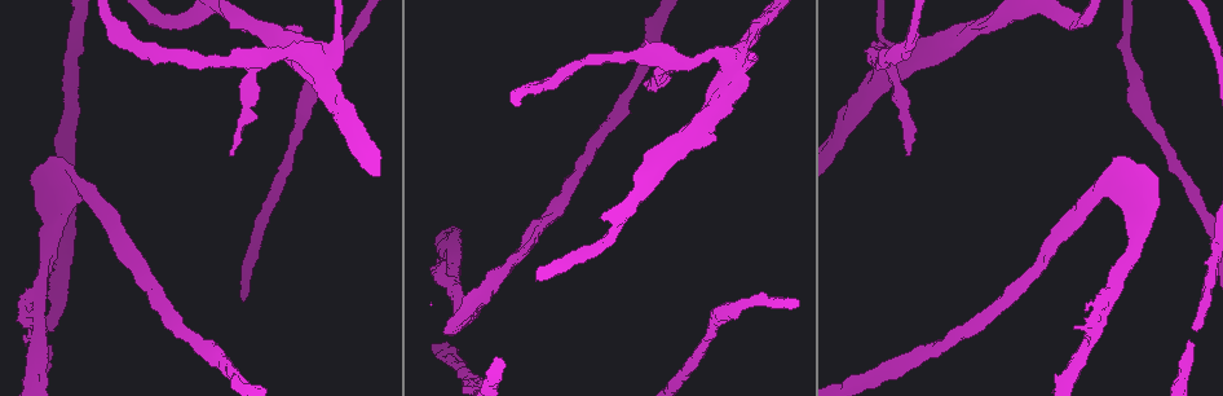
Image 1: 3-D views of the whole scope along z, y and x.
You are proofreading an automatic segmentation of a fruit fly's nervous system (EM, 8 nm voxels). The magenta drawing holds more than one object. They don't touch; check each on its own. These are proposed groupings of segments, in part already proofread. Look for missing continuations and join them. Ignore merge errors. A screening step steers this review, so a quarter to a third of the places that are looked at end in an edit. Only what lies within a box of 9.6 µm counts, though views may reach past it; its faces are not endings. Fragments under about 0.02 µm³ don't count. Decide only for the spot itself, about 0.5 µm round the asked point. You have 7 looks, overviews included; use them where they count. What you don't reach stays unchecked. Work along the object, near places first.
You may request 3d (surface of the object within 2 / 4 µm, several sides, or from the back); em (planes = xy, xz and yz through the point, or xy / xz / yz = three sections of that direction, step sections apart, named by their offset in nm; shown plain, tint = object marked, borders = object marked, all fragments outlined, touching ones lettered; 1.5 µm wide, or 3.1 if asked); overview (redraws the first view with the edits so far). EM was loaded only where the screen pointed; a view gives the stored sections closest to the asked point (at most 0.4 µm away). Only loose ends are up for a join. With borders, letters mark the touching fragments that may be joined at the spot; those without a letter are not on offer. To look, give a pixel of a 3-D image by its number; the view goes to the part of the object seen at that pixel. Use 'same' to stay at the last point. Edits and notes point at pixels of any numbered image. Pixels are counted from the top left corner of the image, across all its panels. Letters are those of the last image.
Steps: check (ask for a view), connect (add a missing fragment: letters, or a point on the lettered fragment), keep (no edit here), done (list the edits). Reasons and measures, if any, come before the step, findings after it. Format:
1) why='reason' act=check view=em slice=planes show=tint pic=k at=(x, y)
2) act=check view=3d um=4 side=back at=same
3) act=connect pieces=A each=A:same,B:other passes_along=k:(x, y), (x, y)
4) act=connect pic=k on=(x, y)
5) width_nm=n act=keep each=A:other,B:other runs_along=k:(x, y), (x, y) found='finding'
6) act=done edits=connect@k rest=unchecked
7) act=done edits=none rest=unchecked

why='an open end' act=check view=em slice=xy step=8 show=borders pic=1 at=(256, 103)

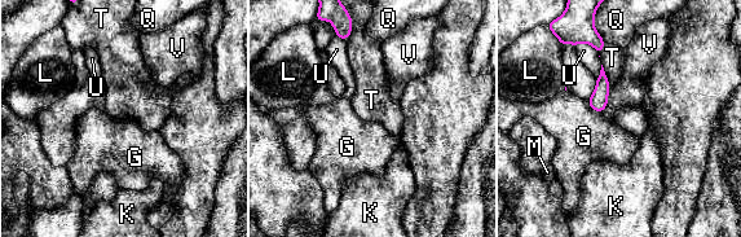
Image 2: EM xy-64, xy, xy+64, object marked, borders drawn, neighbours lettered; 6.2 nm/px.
act=check view=em slice=planes show=borders at=same

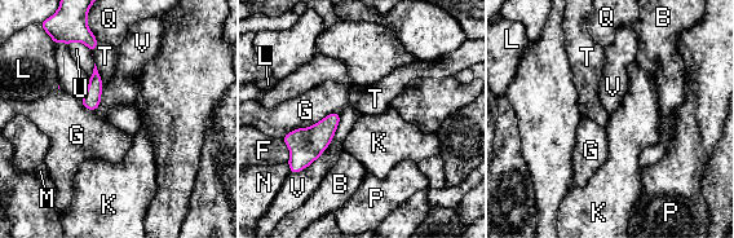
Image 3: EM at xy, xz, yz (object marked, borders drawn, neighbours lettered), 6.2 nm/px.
act=keep each=B:other,F:other,G:other,K:other,L:other,M:other,N:other,P:other,Q:other,T:other,U:other,V:other border=3:(340, 114), (330, 145), (291, 172) found='no lettered fragment goes on from it'

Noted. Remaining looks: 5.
why='an open end' act=check view=3d um=4 pic=1 at=(1122, 158)

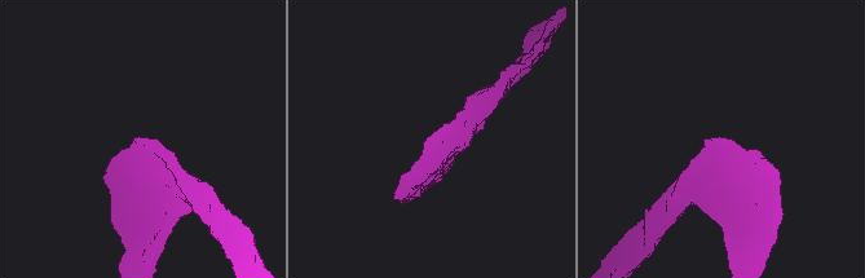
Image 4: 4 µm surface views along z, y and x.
why='now the EM' act=check view=em slice=xy step=8 show=borders pic=4 at=(136, 137)

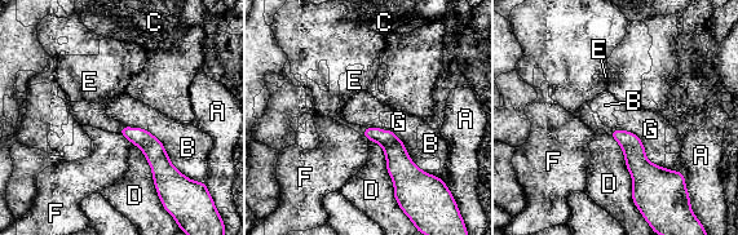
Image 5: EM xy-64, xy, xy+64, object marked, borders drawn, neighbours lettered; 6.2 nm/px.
why='cut it another way' act=check view=em slice=planes show=borders at=same

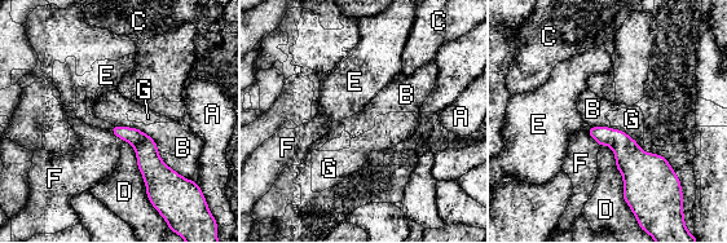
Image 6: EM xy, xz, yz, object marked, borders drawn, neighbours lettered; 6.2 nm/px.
longest_contact=D:460nm act=keep each=A:other,B:other,C:other,D:other,E:other,F:other,G:other runs_along=6:(115, 129), (146, 151), (155, 193) found='none of them fits'

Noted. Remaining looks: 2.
why='end of a long branch' act=check view=em slice=xz step=4 show=tint pic=1 at=(1189, 342)

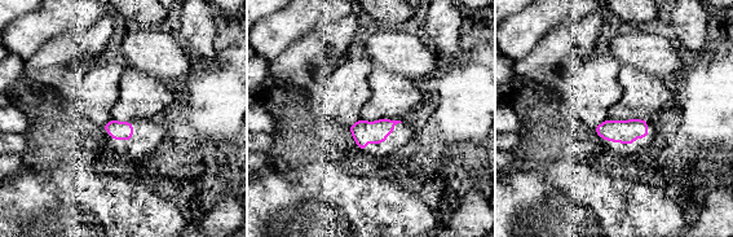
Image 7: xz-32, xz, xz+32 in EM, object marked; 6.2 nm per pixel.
why='cut it another way' act=check view=em slice=xy step=4 show=borders at=same

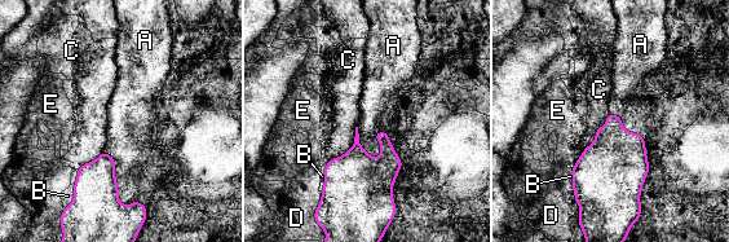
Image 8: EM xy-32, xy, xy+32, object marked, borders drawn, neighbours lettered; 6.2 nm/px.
act=keep each=A:other,B:other,C:other,D:other,E:other found='none of them fits'

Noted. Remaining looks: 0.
act=done edits=none rest=unchecked

